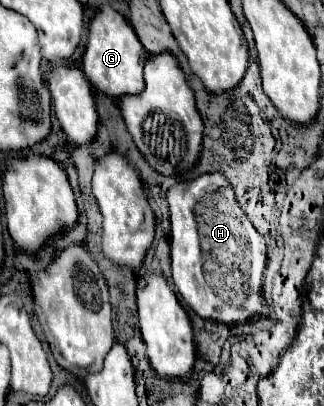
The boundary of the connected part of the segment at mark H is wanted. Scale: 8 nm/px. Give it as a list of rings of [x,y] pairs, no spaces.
[[[211,172],[169,188],[171,268],[173,282],[183,300],[201,318],[239,324],[259,314],[269,314],[261,292],[267,248],[263,236],[237,204],[231,184],[225,180],[223,174]]]

